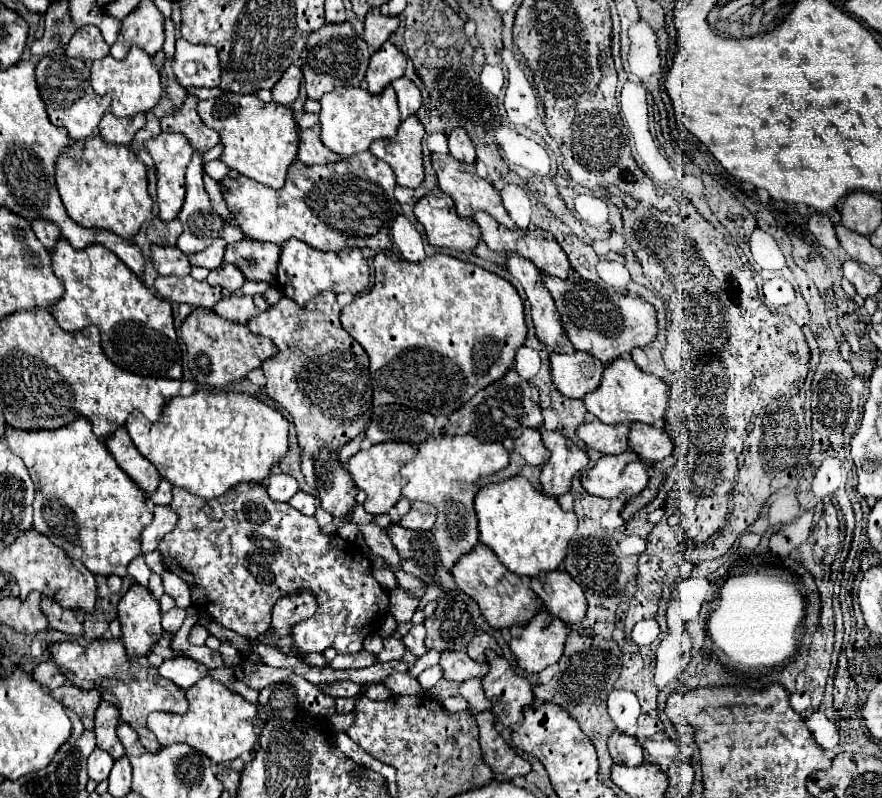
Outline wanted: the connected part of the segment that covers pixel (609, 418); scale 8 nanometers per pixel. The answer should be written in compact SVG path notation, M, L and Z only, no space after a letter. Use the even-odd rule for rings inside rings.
M614 359L610 365L606 365L600 387L584 397L584 407L606 425L634 423L634 421L652 425L654 421L666 417L668 401L670 401L670 387L662 379L644 373L630 359Z

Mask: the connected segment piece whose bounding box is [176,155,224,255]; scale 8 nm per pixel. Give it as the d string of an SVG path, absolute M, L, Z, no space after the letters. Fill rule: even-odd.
M194 155L186 169L186 201L178 213L184 231L176 243L184 255L204 251L214 239L222 237L224 227L224 221L212 209L202 183L202 157L204 155Z

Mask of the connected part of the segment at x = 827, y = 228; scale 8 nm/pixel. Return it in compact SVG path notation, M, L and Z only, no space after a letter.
M816 213L810 215L808 229L818 239L818 243L824 245L826 249L836 249L840 245L836 239L836 233L834 233L834 225L826 215L816 215Z

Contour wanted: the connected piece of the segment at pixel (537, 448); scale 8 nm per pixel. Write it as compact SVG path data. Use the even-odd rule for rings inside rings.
M524 429L524 433L514 441L514 445L516 451L524 457L526 465L544 465L550 457L536 429Z

